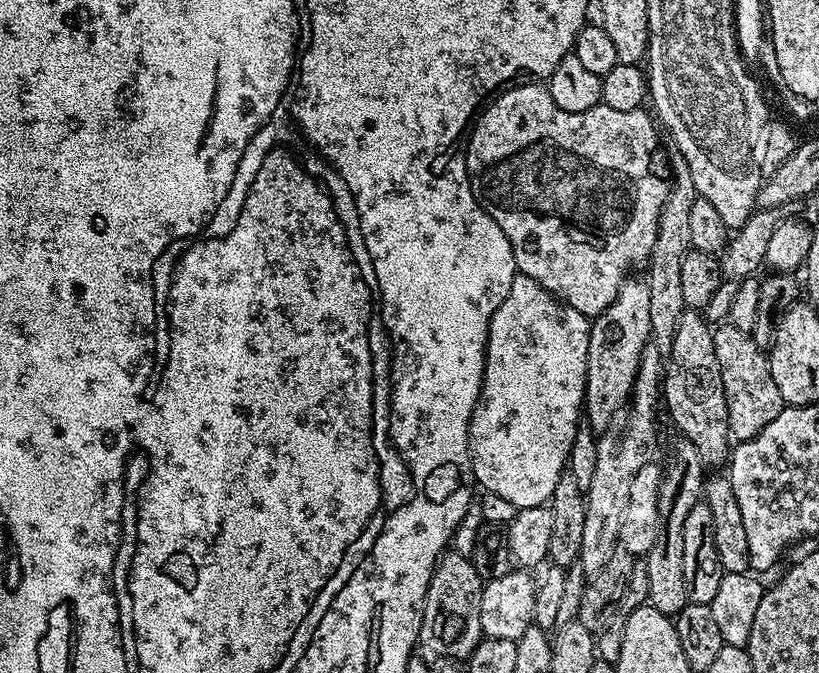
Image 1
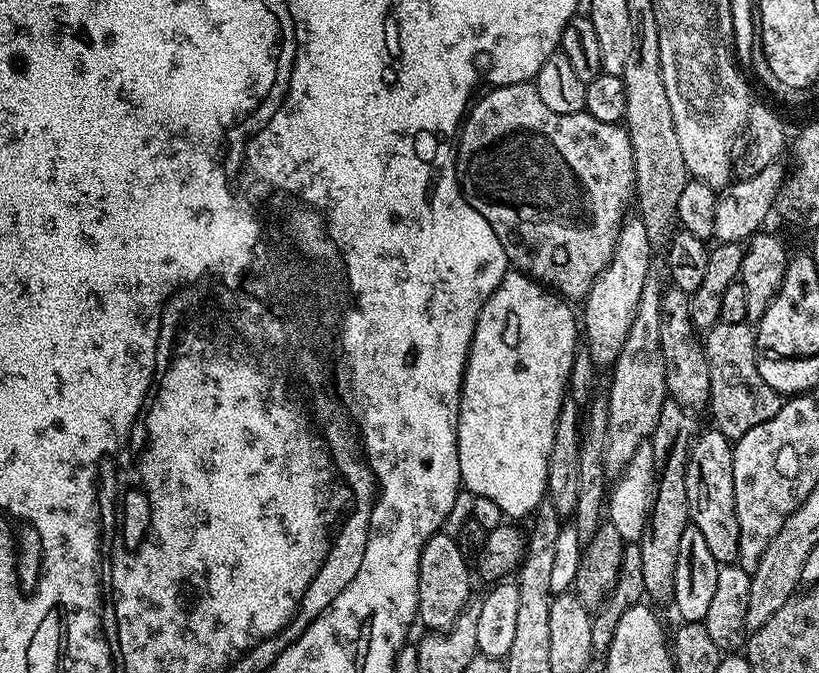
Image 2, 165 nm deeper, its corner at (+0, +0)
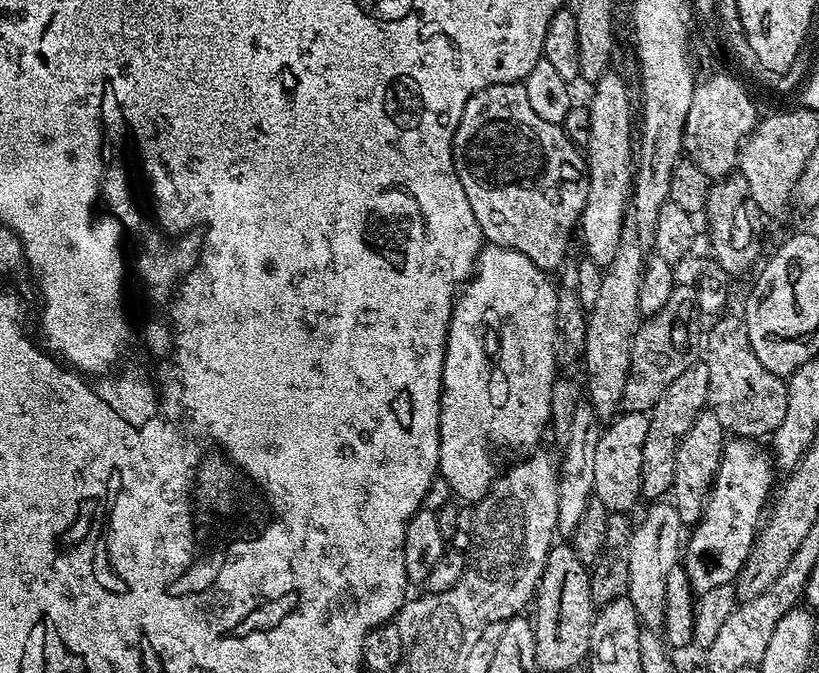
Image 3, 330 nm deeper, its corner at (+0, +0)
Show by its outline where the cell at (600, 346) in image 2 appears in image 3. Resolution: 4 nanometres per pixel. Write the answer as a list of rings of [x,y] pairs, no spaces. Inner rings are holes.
[[[609,70],[595,80],[592,100],[588,105],[588,134],[586,137],[586,179],[588,201],[580,216],[579,231],[584,231],[584,248],[596,264],[607,266],[620,249],[624,228],[624,211],[630,208],[630,193],[634,175],[634,124],[628,106],[628,90],[615,70]]]

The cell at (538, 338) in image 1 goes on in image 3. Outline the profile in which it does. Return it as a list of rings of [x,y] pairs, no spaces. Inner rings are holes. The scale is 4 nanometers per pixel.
[[[484,246],[481,247],[480,254],[476,257],[474,275],[463,285],[464,293],[461,296],[459,293],[458,299],[453,303],[452,317],[448,319],[448,340],[444,343],[443,372],[440,378],[440,467],[438,472],[450,486],[453,497],[461,496],[464,502],[481,500],[493,491],[506,465],[531,453],[539,445],[536,443],[539,442],[544,427],[550,424],[550,391],[554,377],[554,345],[552,346],[552,343],[556,340],[556,326],[558,327],[558,292],[556,288],[548,288],[548,280],[544,276],[547,276],[545,269],[530,262],[530,258],[526,258],[525,255],[520,255],[509,248]]]

